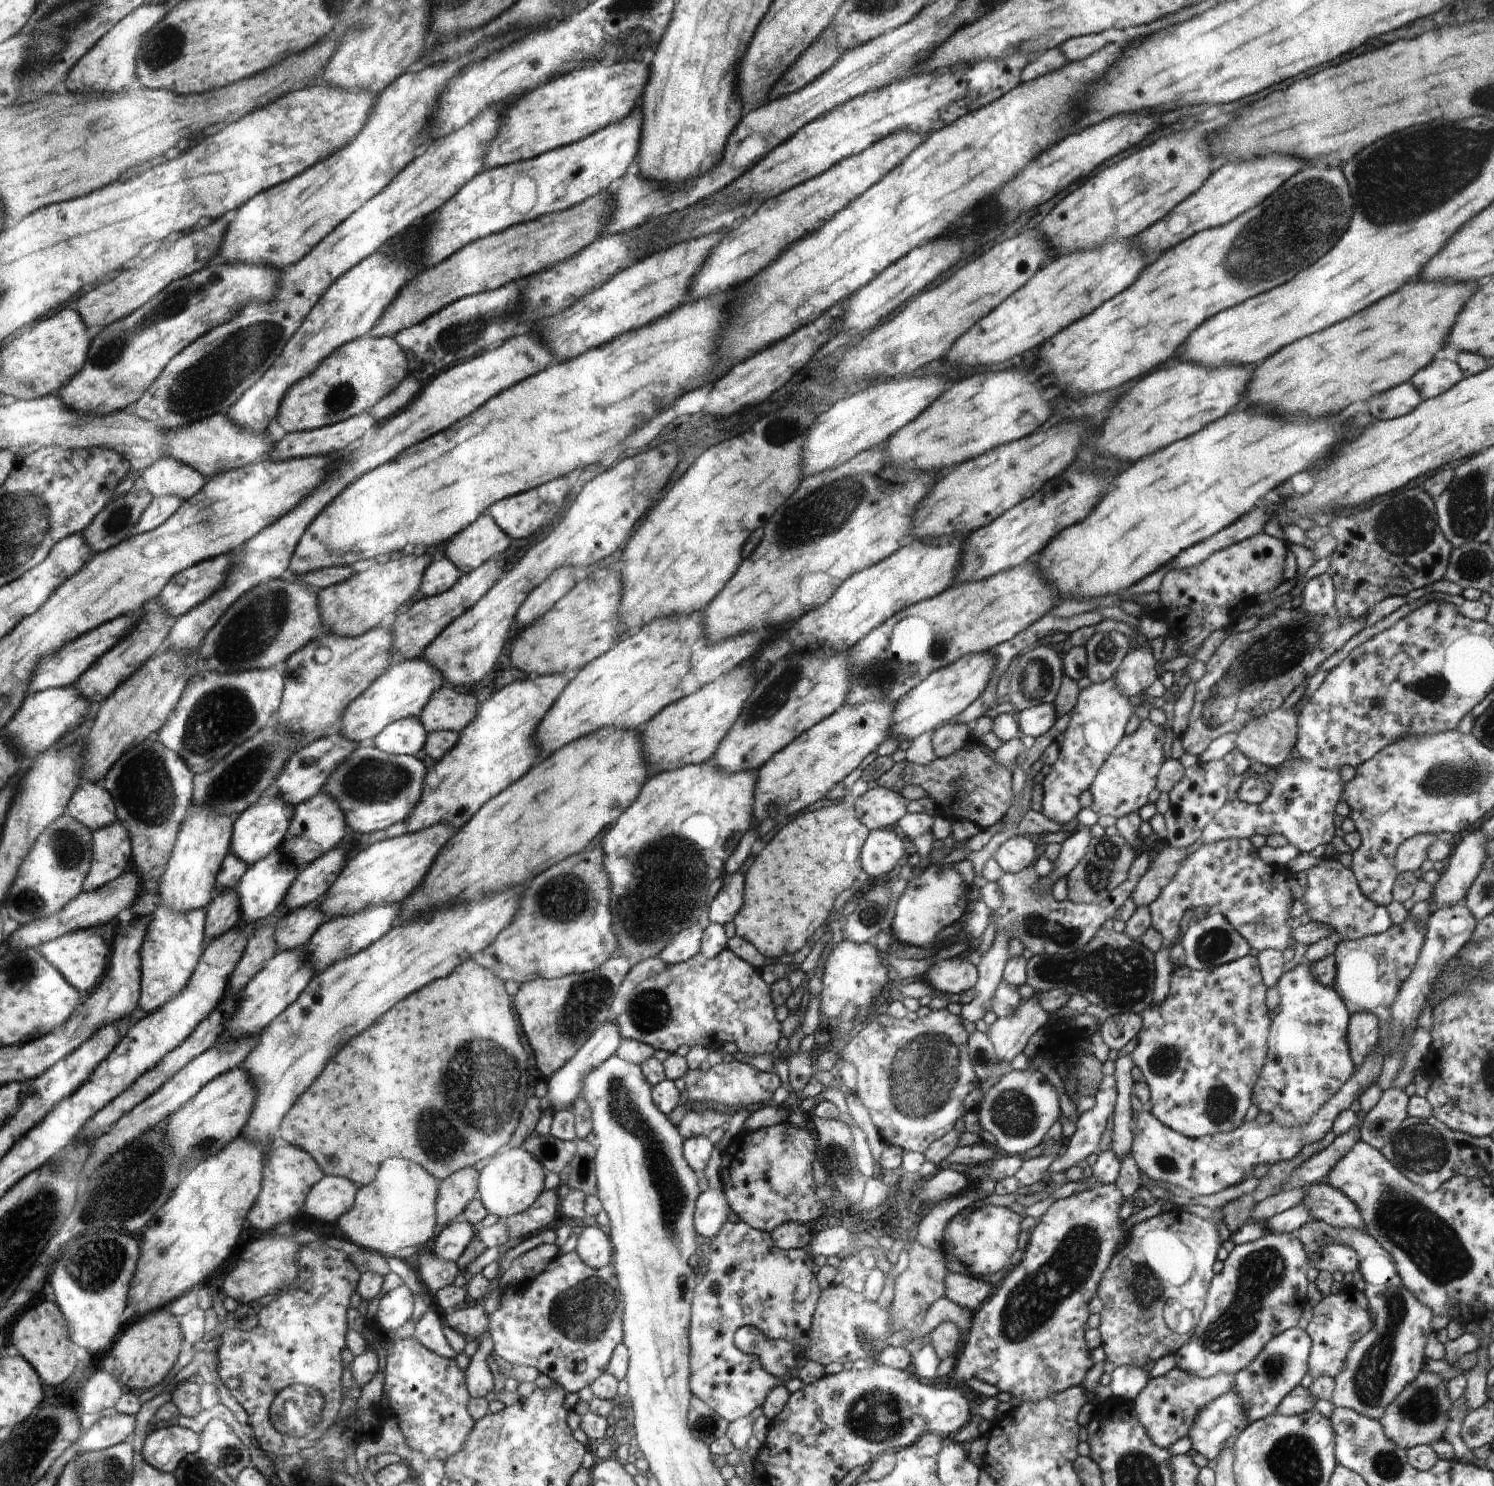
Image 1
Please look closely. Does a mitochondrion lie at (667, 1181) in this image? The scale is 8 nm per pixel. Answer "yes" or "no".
yes

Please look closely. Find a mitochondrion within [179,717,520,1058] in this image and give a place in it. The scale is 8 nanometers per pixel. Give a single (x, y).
(240, 779)

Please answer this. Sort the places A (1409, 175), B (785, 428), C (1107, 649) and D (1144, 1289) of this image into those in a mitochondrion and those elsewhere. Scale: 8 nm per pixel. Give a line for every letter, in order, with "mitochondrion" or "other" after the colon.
A: mitochondrion
B: mitochondrion
C: mitochondrion
D: mitochondrion

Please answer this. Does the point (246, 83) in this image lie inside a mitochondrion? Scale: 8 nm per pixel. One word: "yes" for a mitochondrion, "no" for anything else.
no

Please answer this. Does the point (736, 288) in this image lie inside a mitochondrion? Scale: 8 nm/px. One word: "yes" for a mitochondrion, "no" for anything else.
no

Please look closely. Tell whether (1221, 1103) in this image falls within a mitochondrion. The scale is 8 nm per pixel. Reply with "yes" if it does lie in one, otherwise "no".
yes

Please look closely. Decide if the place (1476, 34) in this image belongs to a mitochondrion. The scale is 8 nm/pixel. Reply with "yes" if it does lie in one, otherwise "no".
no

